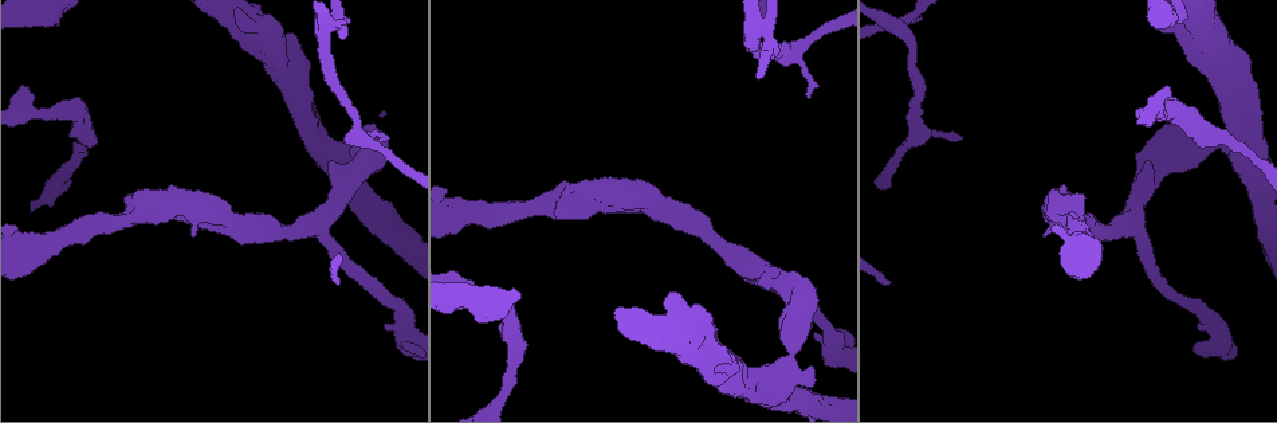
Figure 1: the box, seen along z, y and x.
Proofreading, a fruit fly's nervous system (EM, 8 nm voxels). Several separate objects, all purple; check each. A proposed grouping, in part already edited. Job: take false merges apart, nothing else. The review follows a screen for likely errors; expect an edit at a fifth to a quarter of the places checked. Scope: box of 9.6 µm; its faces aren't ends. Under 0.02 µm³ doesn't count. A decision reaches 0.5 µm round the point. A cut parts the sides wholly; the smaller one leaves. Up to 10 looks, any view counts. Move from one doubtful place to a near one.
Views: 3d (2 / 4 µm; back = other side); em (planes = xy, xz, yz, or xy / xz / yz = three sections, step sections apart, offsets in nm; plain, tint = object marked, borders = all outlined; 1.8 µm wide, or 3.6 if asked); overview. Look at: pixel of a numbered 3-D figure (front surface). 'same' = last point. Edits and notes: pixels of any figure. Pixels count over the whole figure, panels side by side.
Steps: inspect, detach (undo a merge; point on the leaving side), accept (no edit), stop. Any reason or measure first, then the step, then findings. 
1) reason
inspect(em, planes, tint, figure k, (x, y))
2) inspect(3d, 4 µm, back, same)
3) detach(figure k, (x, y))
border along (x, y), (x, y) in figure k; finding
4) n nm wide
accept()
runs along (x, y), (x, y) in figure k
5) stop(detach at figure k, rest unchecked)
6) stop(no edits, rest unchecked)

sharp bend
inspect(3d, 4 µm, back, figure 1, (332, 153))

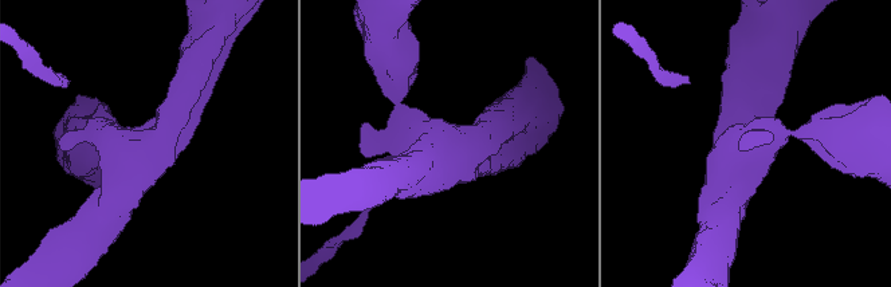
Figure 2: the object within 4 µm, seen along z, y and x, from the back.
3 arms; arms of 190, 420, 550 nm
inspect(em, 3.6 µm, planes, tint, figure 2, (147, 144))

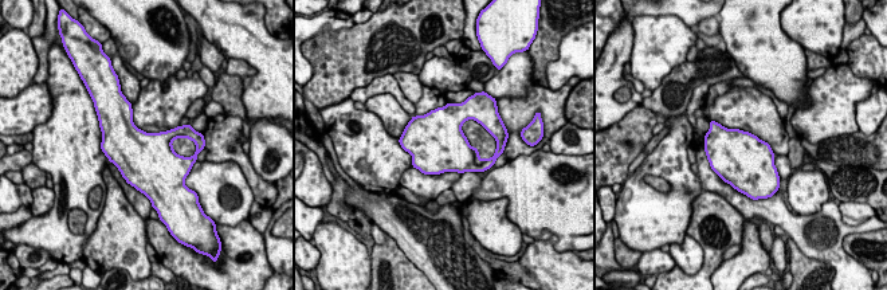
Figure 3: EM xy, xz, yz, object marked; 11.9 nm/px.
650 nm wide
accept()
one neuron here

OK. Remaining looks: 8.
sharp bend
inspect(3d, 4 µm, figure 1, (328, 28))

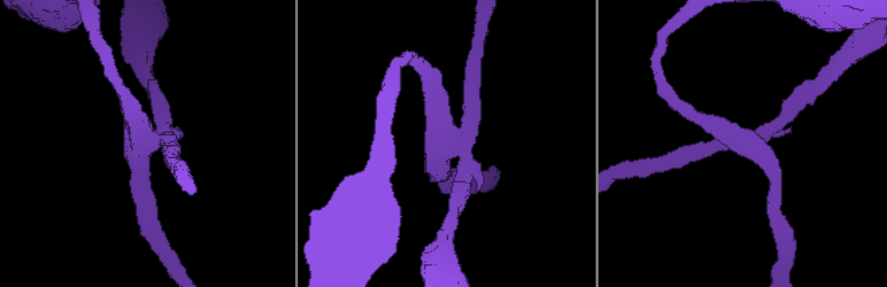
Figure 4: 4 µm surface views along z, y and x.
4 arms; need the tissue
inspect(em, planes, tint, figure 4, (745, 143))

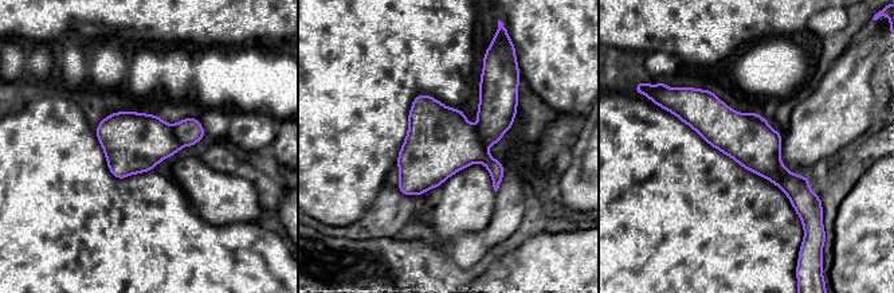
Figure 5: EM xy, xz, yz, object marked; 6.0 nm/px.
300 nm wide
detach(figure 5, (189, 131))
two neurons meet here

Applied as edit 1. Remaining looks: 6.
see it whole again
inspect(overview)

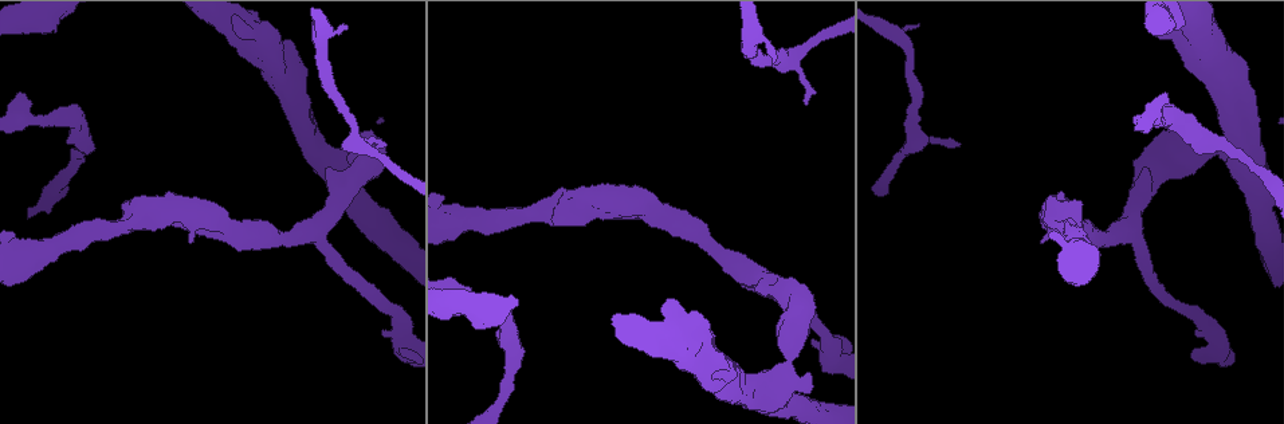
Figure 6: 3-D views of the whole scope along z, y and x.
sharp bend
inspect(em, planes, tint, figure 6, (483, 323))

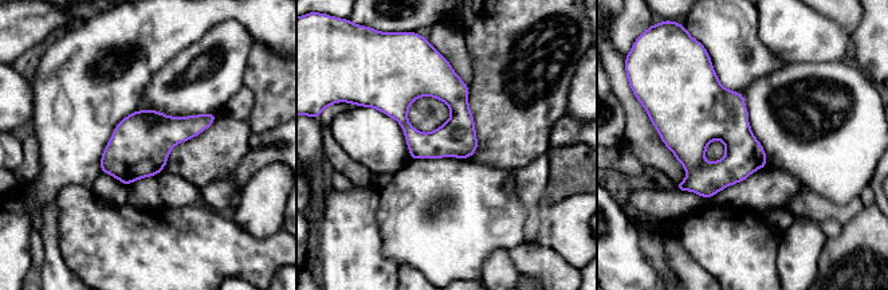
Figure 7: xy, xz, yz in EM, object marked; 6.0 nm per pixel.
accept()
one neuron here

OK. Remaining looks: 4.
calibre changes
inspect(em, yz, step 16, tint, figure 6, (509, 363))

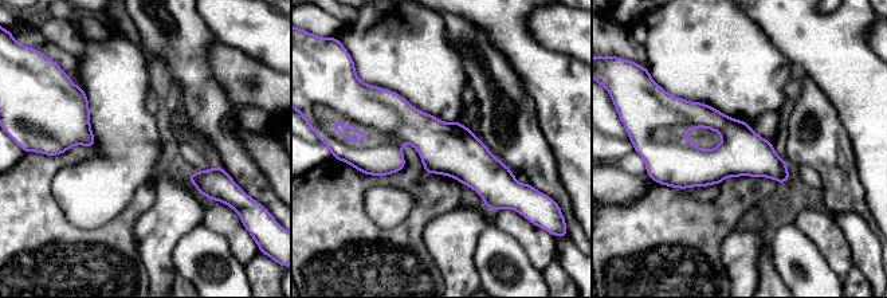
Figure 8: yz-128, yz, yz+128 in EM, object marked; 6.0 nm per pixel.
cut it another way
inspect(em, planes, tint, same)

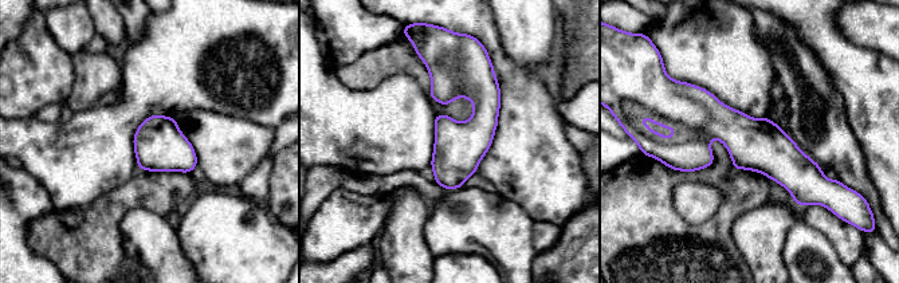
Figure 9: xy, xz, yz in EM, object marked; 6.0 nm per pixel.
accept()
runs along (670, 150), (738, 132), (821, 180) in figure 9; continuous, no second neuron

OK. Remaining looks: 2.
stop(detach at figure 5, rest unchecked)

